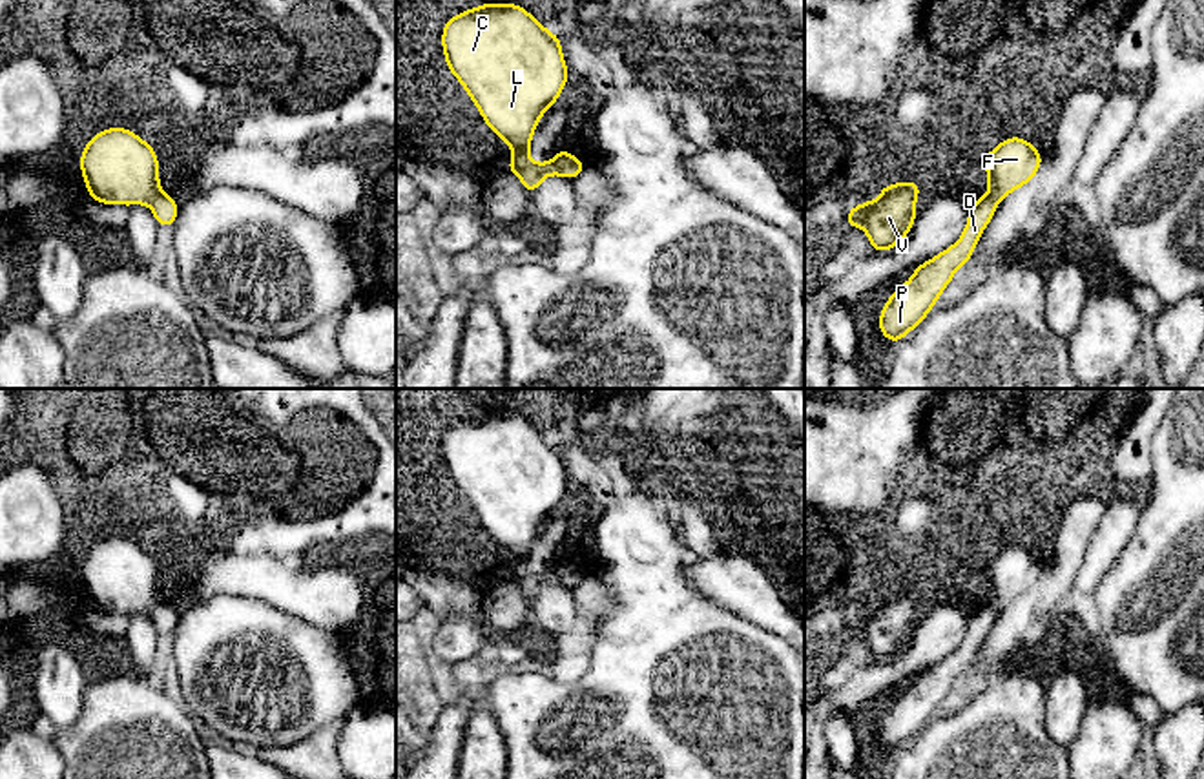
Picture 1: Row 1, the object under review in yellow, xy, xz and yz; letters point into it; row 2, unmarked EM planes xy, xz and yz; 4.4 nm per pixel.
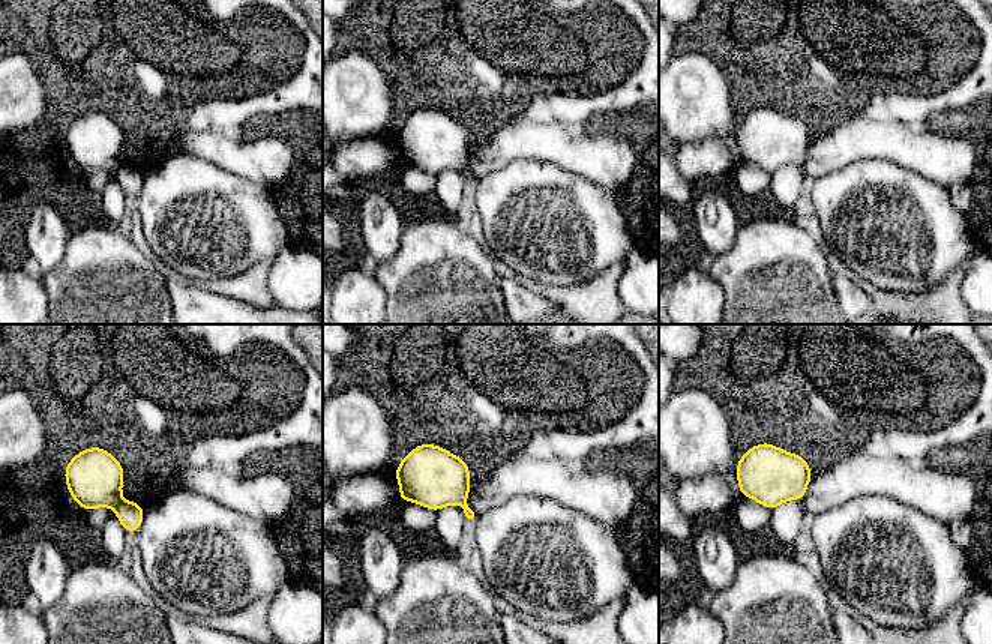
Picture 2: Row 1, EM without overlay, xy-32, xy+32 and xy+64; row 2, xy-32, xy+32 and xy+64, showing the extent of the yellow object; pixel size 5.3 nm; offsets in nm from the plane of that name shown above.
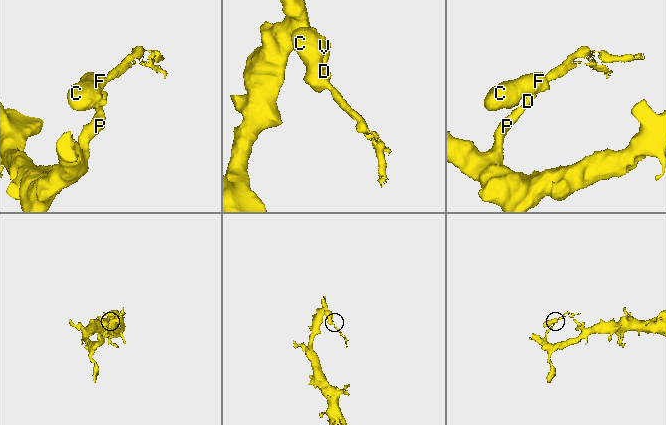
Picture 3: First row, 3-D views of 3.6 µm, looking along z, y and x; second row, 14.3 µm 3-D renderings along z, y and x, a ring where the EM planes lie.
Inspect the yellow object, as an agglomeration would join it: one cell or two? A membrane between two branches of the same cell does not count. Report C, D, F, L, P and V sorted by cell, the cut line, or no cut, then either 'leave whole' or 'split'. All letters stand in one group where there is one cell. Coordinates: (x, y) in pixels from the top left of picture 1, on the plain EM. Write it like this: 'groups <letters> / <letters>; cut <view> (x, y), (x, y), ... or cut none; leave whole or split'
groups C F L V / D P; cut xy (161, 601), (146, 612); split

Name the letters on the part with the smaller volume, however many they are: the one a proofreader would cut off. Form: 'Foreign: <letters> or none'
Foreign: C, F, L, V

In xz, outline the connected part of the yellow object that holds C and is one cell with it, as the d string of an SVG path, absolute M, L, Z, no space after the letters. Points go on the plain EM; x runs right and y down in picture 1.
M483 412L447 427L441 441L445 473L469 502L483 531L503 547L513 569L505 580L514 582L533 604L547 584L560 584L555 569L531 571L533 540L549 514L558 511L567 493L562 447L544 436L518 412Z

